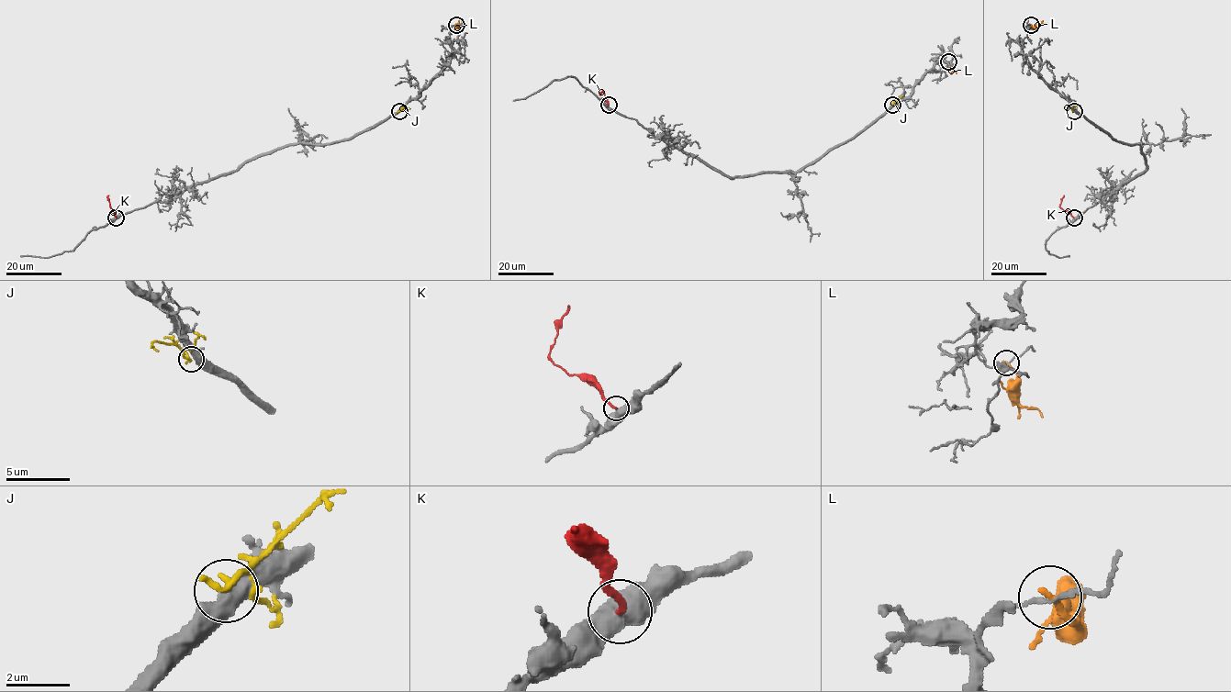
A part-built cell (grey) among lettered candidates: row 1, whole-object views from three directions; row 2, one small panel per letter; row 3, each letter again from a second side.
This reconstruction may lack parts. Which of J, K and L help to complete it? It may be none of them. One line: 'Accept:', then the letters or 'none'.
Accept: K

